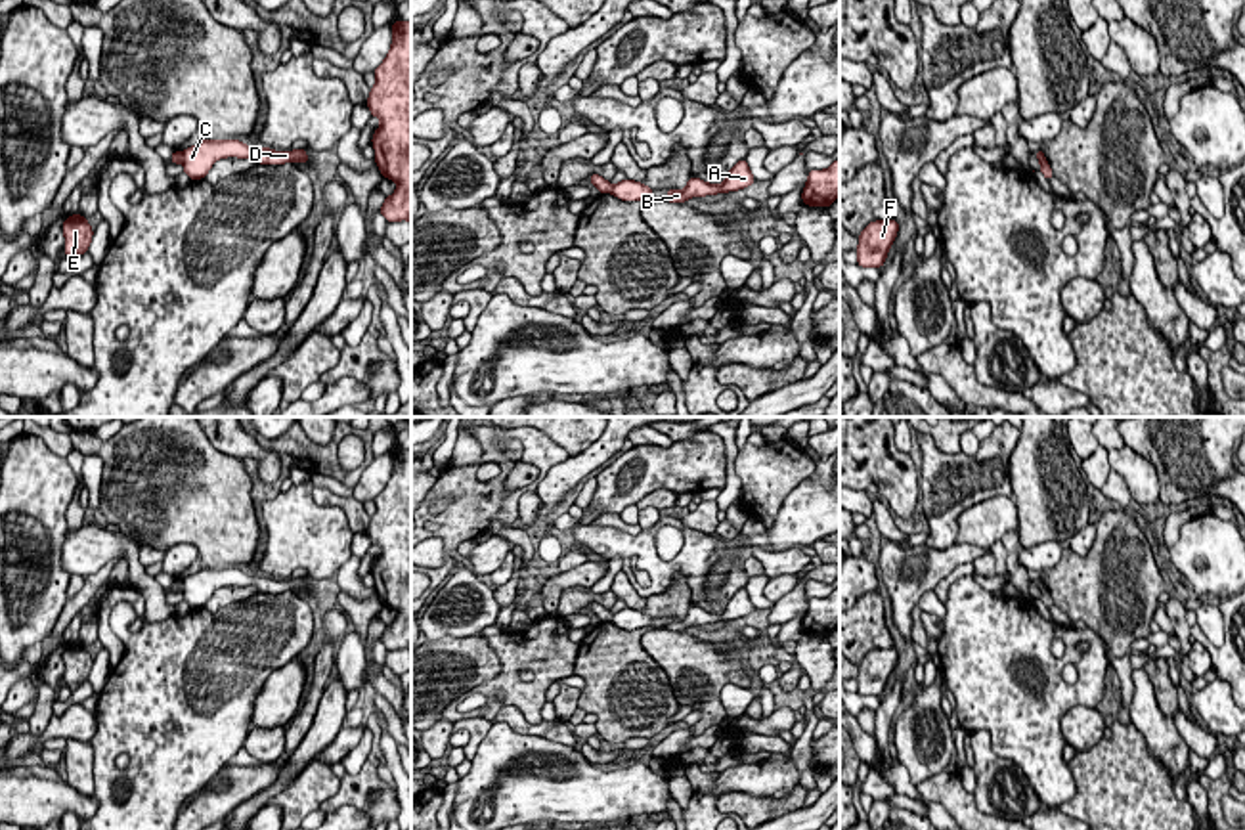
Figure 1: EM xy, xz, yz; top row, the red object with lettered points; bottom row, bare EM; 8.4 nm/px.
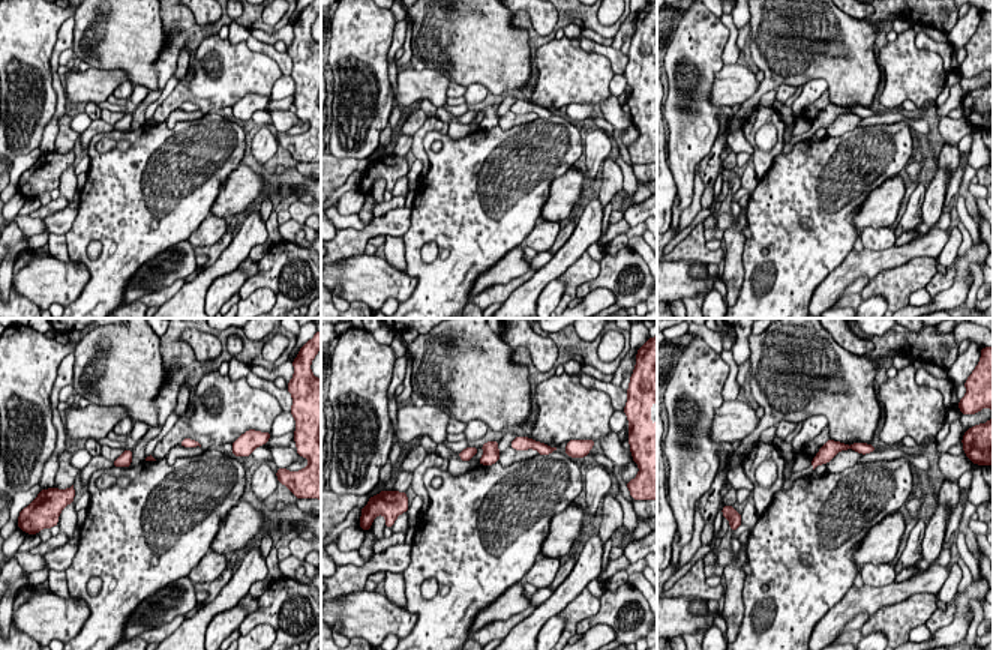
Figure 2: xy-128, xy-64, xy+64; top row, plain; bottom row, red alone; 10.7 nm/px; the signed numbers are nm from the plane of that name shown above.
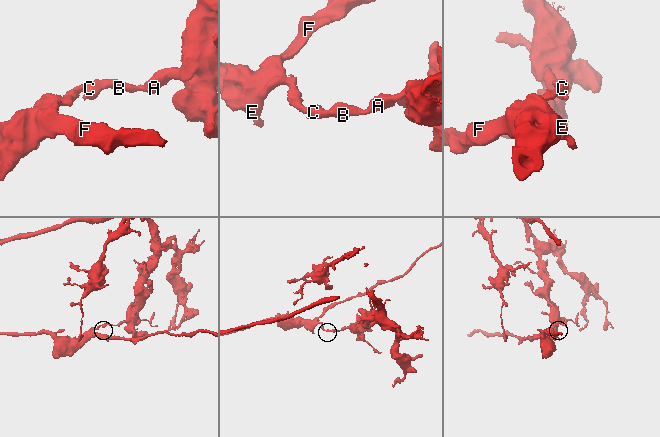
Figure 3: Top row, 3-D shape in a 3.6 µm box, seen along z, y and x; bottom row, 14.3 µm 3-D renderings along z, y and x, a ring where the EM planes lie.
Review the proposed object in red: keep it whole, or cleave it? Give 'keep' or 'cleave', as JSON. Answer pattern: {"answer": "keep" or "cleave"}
{"answer": "cleave"}

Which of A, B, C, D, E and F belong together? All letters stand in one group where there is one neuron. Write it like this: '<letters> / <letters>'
A B C D / E F

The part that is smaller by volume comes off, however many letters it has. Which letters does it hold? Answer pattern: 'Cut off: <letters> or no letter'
Cut off: E, F

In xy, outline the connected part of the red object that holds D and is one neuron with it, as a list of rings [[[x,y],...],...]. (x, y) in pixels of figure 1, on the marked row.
[[[203,140],[197,145],[184,149],[184,172],[191,180],[201,180],[218,159],[226,157],[254,157],[260,164],[283,164],[296,161],[302,161],[306,164],[310,163],[306,149],[289,149],[281,153],[268,147],[249,147],[239,140]]]

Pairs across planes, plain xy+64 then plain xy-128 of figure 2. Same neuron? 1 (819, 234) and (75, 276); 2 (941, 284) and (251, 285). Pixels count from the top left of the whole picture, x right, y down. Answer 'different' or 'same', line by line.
1: different
2: same

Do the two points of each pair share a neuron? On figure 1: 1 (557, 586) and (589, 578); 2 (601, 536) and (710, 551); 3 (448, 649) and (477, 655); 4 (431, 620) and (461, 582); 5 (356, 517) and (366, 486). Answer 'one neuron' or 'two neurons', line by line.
1: one neuron
2: one neuron
3: one neuron
4: one neuron
5: two neurons

